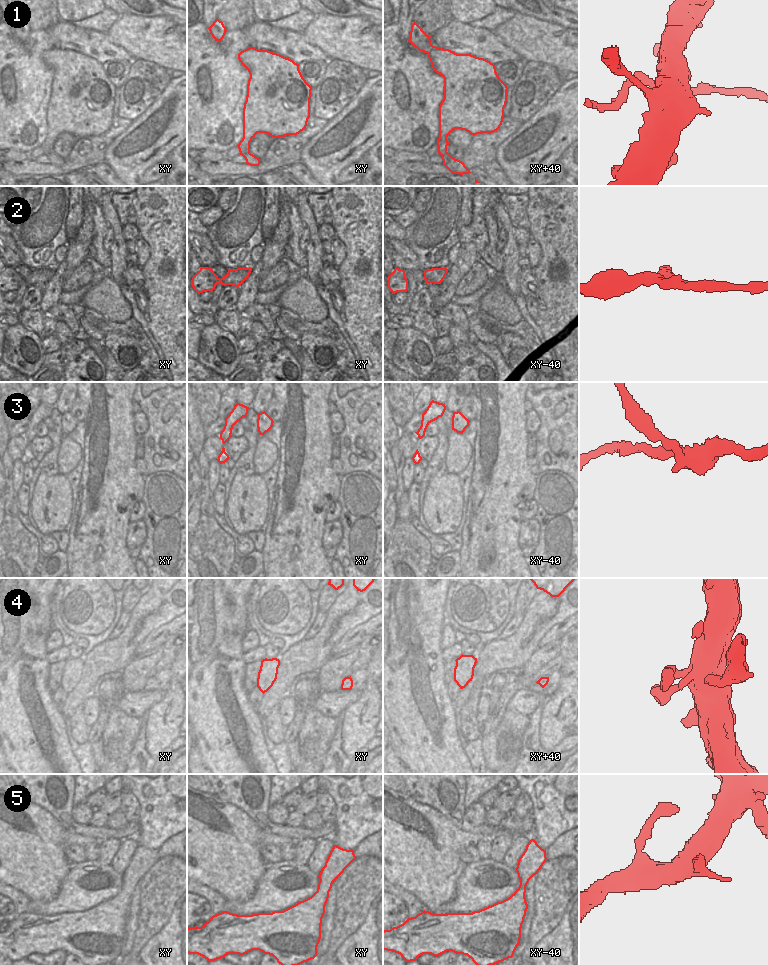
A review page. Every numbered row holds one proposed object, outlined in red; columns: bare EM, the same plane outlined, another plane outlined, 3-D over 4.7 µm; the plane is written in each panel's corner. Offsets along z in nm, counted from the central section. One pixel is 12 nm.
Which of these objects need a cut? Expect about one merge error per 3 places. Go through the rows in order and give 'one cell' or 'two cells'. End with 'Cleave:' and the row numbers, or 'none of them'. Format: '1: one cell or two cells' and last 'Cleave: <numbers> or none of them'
1: two cells
2: one cell
3: two cells
4: one cell
5: one cell
Cleave: 1, 3

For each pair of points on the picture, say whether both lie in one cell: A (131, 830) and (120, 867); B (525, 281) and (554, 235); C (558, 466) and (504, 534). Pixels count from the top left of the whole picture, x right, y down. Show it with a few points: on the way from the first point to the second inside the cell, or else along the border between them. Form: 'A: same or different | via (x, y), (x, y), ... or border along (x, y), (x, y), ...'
A: different | border along (136, 836), (125, 838), (121, 841)
B: different | border along (532, 270), (532, 275), (536, 282), (536, 294)
C: different | border along (536, 476), (536, 487), (532, 499)

